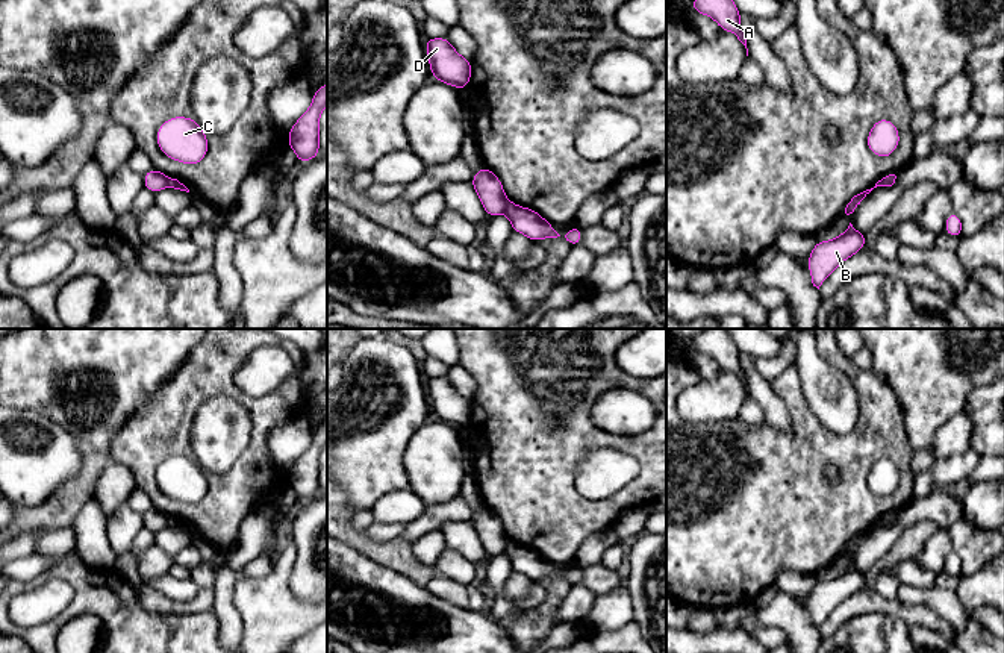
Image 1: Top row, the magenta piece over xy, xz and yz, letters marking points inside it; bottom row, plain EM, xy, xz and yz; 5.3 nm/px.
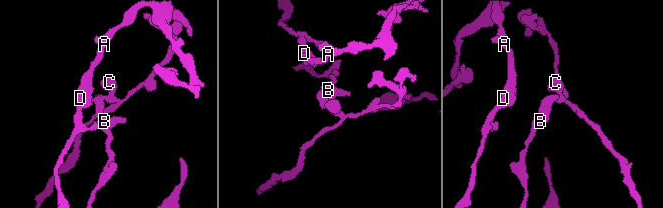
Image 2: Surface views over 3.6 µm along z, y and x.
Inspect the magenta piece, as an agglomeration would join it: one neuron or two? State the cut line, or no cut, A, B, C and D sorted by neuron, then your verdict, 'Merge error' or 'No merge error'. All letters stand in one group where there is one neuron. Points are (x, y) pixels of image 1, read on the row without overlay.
Split along xz (509, 541), (505, 552). Groups: A B D / C. Merge error

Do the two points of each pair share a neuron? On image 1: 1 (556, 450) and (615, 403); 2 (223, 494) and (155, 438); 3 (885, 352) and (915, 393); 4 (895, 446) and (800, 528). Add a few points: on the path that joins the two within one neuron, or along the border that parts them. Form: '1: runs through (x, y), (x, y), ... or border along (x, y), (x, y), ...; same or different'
1: border along (606, 390), (594, 402), (591, 420), (626, 435); different
2: runs through (193, 511), (168, 506), (150, 488), (149, 468); same
3: runs through (895, 362), (915, 382); same
4: runs through (871, 453), (824, 503); same

